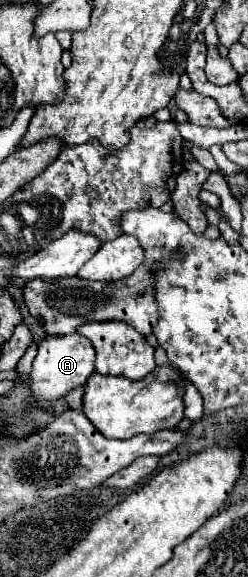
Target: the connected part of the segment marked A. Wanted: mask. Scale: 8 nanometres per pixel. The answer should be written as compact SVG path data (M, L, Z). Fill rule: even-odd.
M80 333L62 335L62 337L60 335L44 337L42 341L38 341L38 355L32 363L32 385L30 385L32 395L36 397L36 401L64 397L70 389L86 383L88 375L94 371L94 359L96 359L96 349Z

